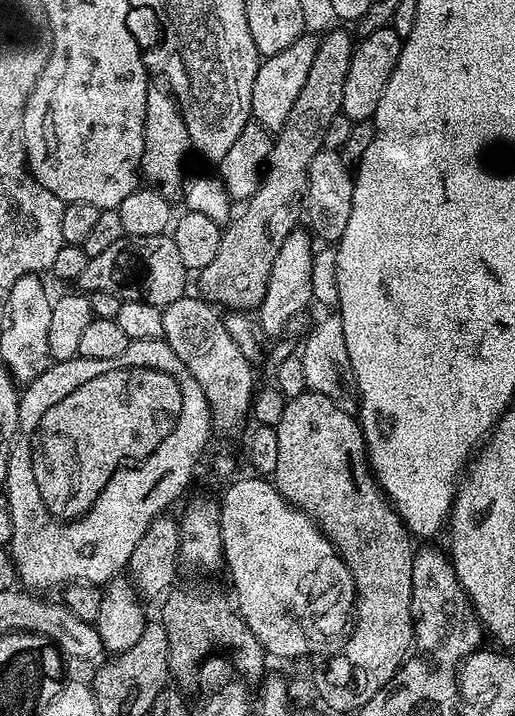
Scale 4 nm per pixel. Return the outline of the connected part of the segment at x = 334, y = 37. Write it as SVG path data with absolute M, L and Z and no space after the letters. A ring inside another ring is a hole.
M340 28L321 35L319 41L318 54L314 54L314 62L290 110L290 118L286 118L279 132L275 133L260 185L243 205L244 213L240 217L237 215L221 231L218 254L214 254L210 266L199 269L199 295L221 309L256 310L260 307L279 246L301 223L310 162L314 162L314 154L324 148L326 126L330 126L330 121L341 111L346 70L350 70L354 47L354 36L352 40L351 34Z

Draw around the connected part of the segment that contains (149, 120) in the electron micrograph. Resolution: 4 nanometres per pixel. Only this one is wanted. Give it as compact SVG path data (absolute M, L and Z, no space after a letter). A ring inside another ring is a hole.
M149 83L146 90L146 114L143 128L143 158L140 159L141 175L143 179L163 193L164 196L174 198L181 193L184 185L182 170L184 160L192 147L189 142L189 131L186 130L185 120L181 116L180 108L167 83Z

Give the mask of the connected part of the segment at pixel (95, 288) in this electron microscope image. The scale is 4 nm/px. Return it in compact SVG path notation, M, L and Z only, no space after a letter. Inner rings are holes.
M125 234L118 238L102 254L90 256L86 268L82 270L78 284L85 293L109 292L118 294L123 302L126 300L145 300L163 309L170 302L178 302L189 291L188 276L190 269L182 266L178 246L170 234L162 236L130 236Z

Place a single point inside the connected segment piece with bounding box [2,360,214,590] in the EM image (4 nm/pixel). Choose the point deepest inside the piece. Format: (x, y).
(93, 549)

